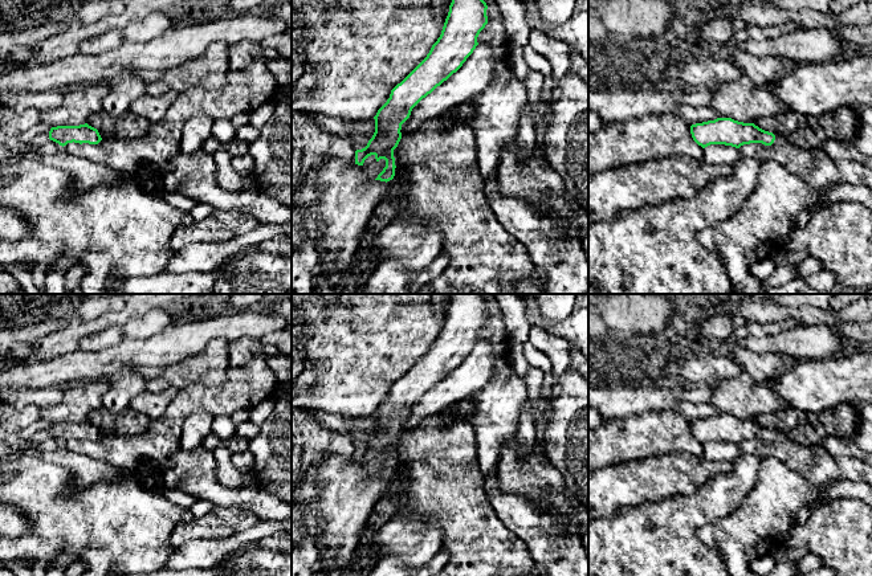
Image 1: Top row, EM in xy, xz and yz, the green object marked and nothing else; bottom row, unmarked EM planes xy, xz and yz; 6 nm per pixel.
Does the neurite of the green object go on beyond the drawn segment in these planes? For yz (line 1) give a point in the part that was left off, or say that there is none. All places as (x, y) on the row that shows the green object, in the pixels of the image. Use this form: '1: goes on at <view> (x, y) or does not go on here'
1: goes on at yz (779, 139)

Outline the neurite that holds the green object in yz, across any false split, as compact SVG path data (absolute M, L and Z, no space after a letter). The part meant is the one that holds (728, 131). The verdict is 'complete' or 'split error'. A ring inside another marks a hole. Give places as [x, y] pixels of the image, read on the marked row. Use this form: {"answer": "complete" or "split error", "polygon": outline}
{"answer": "split error", "polygon": "M717 118L690 126L693 140L702 148L710 144L725 144L739 148L743 144L762 143L782 146L787 139L779 134L765 131L754 123L743 123L732 118Z"}

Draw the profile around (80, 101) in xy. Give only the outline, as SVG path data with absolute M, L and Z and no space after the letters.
M114 79L91 81L70 86L64 93L62 103L42 113L42 122L50 128L57 126L85 124L90 115L103 110L102 101Z

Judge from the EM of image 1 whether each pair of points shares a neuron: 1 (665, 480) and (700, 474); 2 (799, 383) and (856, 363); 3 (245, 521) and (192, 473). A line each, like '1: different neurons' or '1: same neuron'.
1: same neuron
2: same neuron
3: different neurons

